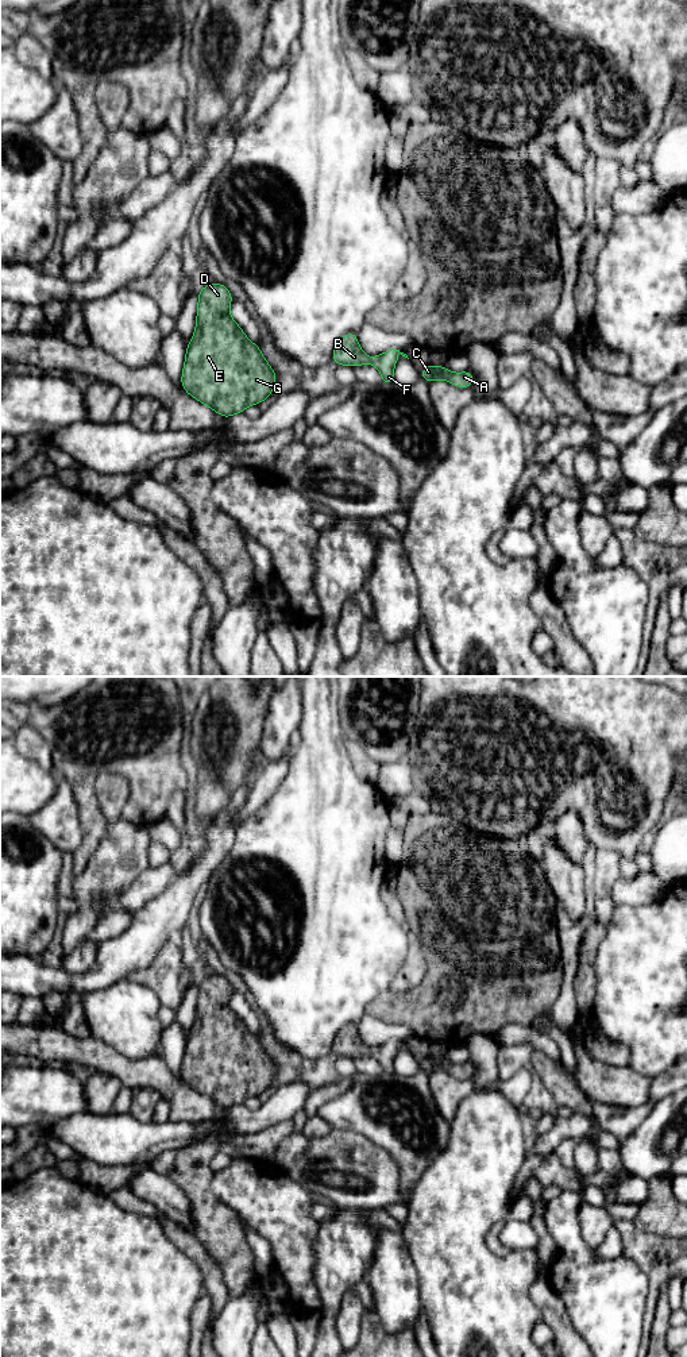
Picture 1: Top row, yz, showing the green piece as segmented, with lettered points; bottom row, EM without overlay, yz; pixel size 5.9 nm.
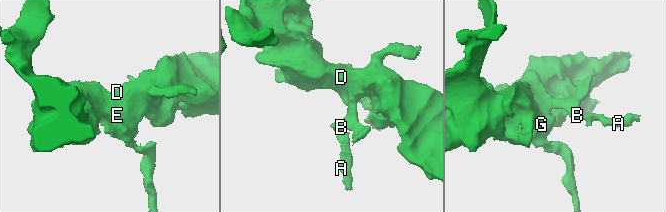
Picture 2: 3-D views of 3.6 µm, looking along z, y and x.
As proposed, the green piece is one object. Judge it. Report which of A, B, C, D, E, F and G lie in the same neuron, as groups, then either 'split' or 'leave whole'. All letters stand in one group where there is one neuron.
groups A B C D E F G; leave whole

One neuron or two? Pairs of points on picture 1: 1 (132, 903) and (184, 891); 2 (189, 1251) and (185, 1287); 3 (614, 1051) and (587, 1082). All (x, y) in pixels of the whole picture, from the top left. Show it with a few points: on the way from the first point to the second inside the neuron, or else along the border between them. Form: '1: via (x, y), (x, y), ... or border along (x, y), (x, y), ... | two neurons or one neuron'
1: border along (174, 879), (134, 914) | two neurons
2: border along (166, 1234), (199, 1268), (203, 1276), (203, 1286) | two neurons
3: border along (583, 1043), (597, 1059), (613, 1066), (629, 1067) | two neurons

